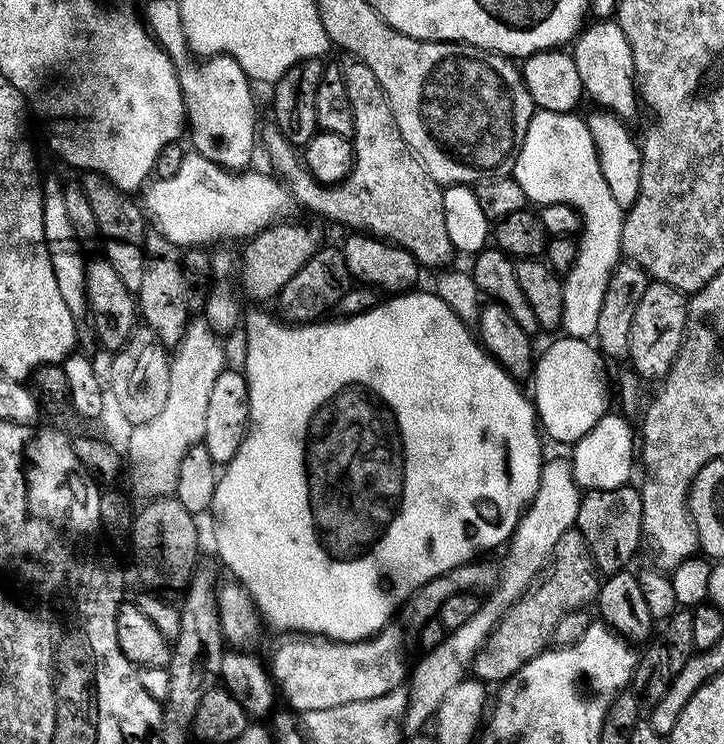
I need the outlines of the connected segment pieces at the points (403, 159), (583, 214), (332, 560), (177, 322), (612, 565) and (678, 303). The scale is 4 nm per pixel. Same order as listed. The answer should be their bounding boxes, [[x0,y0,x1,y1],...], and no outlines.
[[258,58,454,270],[514,111,625,340],[210,290,545,642],[138,234,190,346],[574,486,644,574],[627,282,688,381]]

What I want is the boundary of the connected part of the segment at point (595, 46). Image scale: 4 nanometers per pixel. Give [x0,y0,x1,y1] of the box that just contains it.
[571,18,638,122]

